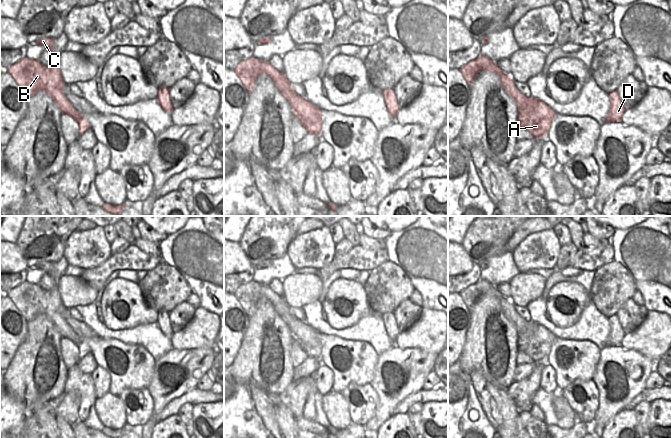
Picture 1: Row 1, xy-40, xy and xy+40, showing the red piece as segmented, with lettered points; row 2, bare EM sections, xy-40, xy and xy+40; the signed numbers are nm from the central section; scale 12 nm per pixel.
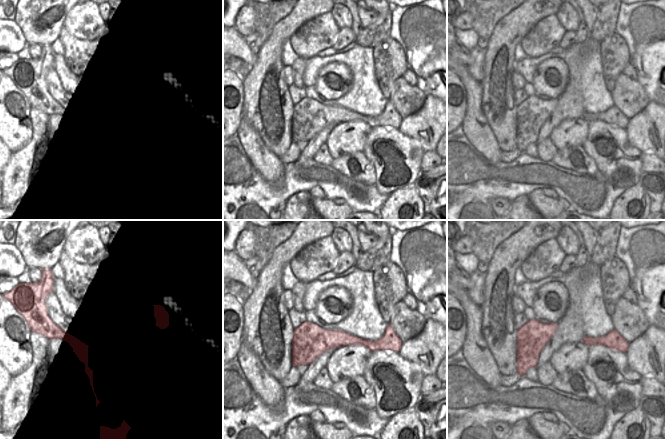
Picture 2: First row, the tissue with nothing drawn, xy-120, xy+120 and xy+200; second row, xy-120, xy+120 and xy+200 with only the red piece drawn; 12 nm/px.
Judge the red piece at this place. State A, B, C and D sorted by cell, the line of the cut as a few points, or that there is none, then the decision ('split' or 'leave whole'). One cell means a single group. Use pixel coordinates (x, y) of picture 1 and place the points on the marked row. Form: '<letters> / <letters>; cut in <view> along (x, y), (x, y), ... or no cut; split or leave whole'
A D / B C; cut in xy along (304, 97), (292, 96), (288, 100); split

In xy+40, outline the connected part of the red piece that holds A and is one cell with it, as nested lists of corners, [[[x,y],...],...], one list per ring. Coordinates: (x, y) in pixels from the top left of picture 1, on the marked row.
[[[533,97],[513,99],[517,104],[518,126],[527,130],[534,138],[545,138],[556,112]]]

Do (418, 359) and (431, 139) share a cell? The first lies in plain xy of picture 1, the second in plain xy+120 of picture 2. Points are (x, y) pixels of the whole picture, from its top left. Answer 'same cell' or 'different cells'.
different cells

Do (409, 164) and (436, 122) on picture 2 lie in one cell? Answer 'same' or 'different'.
different

